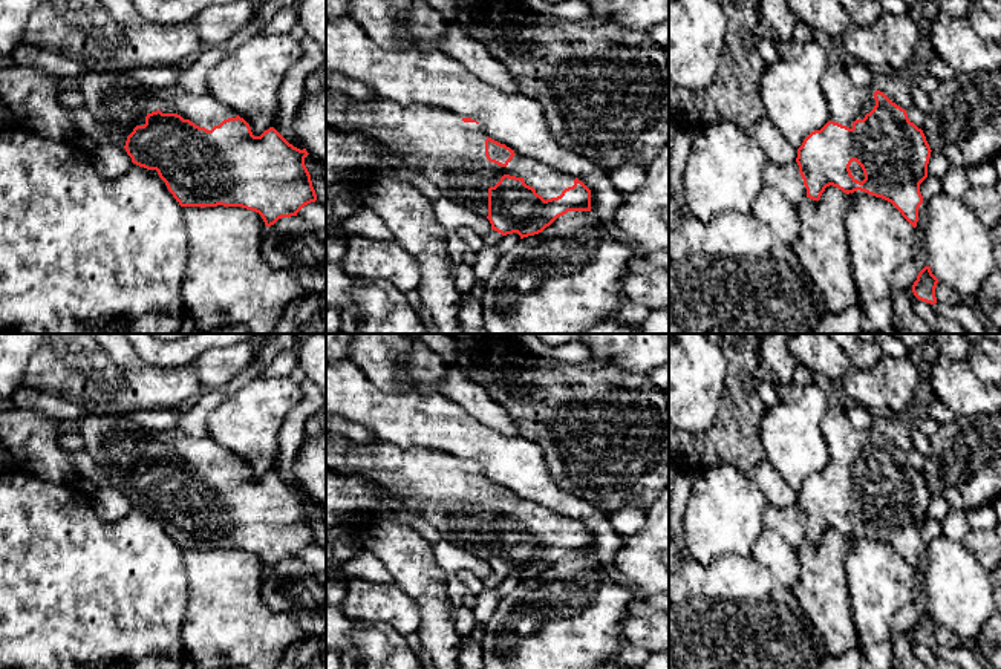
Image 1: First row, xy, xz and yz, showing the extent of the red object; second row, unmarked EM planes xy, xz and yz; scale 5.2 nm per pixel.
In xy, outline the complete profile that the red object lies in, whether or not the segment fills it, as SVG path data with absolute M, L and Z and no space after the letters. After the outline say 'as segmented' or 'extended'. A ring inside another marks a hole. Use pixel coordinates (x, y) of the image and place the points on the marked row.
M89 70L78 78L77 90L83 93L84 107L110 135L112 142L122 145L133 164L156 170L181 207L242 207L259 213L265 225L271 227L282 217L297 216L305 205L317 201L305 165L309 155L306 148L294 147L274 127L254 136L243 118L210 93L190 93L179 86L153 89L122 70Z; extended

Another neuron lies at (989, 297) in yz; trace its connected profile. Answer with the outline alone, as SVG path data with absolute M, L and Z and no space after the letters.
M1001 220L992 228L995 272L983 283L978 302L989 323L1001 331Z

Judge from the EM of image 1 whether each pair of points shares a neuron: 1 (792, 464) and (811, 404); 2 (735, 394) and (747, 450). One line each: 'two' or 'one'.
1: one
2: one

